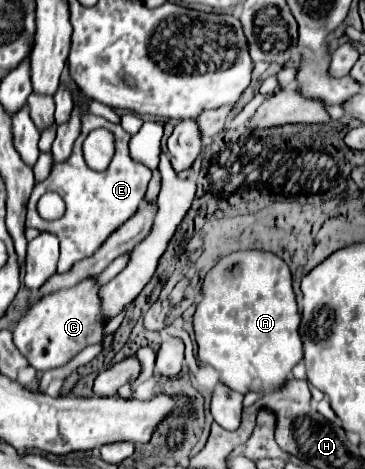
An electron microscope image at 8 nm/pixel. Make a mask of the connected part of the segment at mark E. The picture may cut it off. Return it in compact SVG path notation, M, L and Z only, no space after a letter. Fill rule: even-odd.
M84 114L82 132L80 132L78 140L74 142L74 150L72 150L70 158L54 164L50 168L48 178L34 186L32 196L28 200L26 226L38 228L42 232L52 232L60 240L58 272L68 272L74 262L78 262L86 256L92 256L96 252L96 248L100 248L102 242L138 210L138 204L142 202L148 182L152 178L152 170L148 166L132 160L128 142L130 142L130 134L124 132L124 128L120 128L120 124L114 124L100 116ZM96 128L108 128L116 136L116 154L106 172L94 172L92 168L86 166L86 162L82 158L82 142ZM46 192L58 192L62 196L62 200L66 202L66 214L60 220L54 220L50 224L46 224L46 220L42 220L36 212L36 202Z

